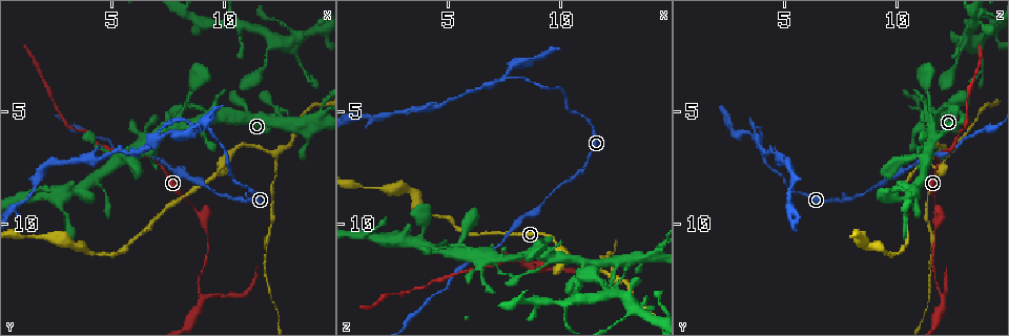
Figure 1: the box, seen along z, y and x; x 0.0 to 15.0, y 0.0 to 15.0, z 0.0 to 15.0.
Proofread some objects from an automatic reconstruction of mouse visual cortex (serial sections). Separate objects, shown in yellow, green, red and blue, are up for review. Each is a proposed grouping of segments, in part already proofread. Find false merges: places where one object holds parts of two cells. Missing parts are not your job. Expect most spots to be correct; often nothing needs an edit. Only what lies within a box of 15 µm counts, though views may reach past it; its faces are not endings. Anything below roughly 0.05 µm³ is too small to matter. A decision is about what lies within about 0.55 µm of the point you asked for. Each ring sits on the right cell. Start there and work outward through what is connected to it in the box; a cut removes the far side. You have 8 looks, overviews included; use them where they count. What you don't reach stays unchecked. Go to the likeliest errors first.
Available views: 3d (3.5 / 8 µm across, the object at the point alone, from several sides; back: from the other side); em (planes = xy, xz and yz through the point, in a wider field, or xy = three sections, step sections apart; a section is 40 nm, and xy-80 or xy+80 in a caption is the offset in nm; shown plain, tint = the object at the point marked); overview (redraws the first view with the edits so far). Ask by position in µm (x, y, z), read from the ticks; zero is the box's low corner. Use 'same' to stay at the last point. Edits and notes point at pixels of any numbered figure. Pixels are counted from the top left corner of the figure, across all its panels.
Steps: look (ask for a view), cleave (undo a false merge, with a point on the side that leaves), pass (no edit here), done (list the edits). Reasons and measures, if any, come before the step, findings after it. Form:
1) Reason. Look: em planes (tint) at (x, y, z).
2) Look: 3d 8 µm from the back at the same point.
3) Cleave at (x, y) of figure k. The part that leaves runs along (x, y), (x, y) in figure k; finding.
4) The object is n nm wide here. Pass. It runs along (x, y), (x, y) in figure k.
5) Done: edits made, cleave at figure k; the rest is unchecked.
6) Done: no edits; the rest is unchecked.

Arms part here. Look: 3d 3.5 µm at (7.1, 5.9, 3.7).

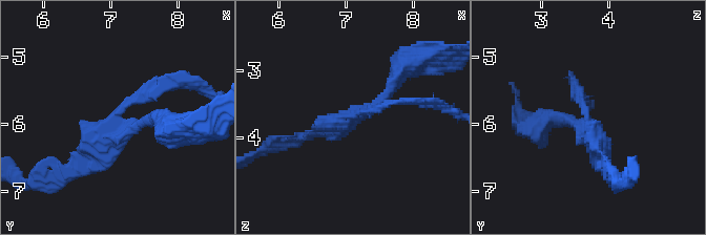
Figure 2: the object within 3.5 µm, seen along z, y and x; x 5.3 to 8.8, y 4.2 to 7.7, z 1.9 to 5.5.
3 arms meet here; the arms are 100, 150, 200 nm wide; need the tissue. Look: em planes (tint) at (7.10, 5.95, 3.70).

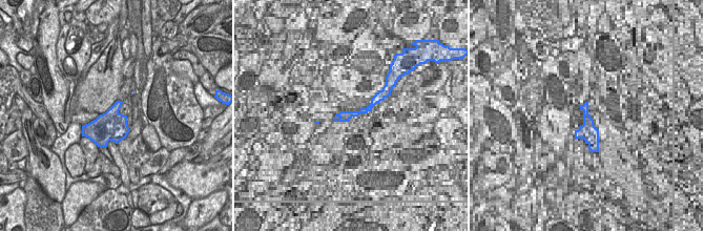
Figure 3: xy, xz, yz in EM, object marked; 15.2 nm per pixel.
Look: em xy step 3 (tint) at the same point.

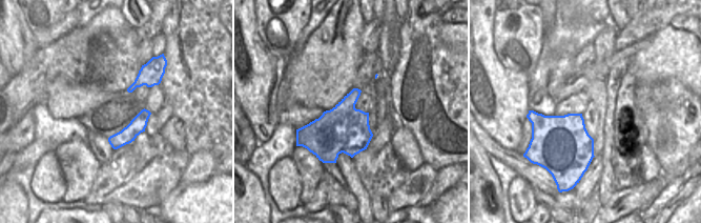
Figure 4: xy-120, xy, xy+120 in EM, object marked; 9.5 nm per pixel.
Cleave at (597, 125) of figure 2. The part that leaves runs along (588, 119), (601, 164), (615, 180) in figure 2; a second cell is stuck on.

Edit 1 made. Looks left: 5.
Three arms meet. Look: 3d 3.5 µm from the back at (12.1, 6.9, 12.2).

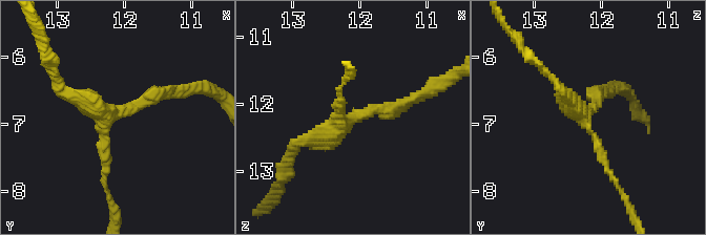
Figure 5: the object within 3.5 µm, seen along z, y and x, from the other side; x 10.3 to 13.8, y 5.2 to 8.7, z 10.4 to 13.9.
The arms are 150, 200, 200 nm wide. Pass. It runs along (406, 102), (293, 151) in figure 5; continuous, no second cell.

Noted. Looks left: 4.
Look: 3d 3.5 µm at (9.0, 9.7, 11.8).

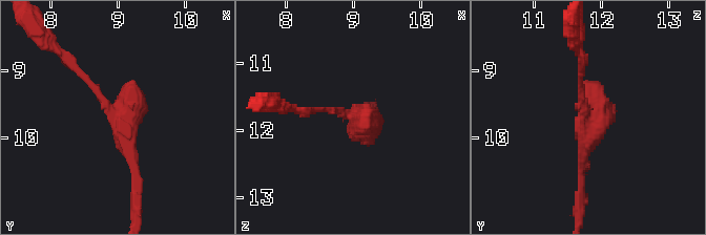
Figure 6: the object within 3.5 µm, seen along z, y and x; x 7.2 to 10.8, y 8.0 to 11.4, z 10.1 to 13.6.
Now the EM. Look: em xy step 2 (tint) at (9.05, 9.70, 11.80).

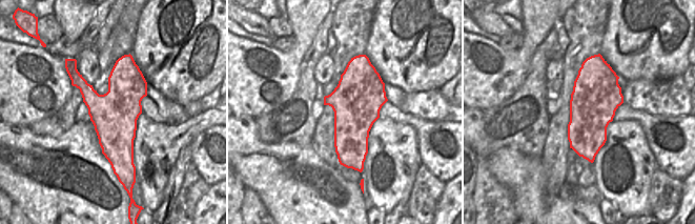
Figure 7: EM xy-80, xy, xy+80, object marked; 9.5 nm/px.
The object is 480 nm wide here. Pass. It runs along (71, 64), (124, 119), (137, 183) in figure 6; one cell here.

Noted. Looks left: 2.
Done: edits made, cleave at figure 2; the rest is unchecked.

